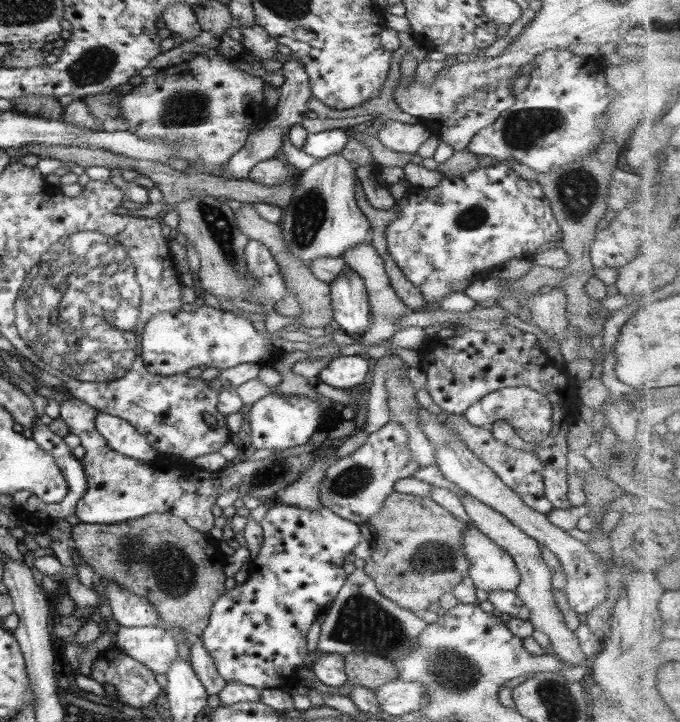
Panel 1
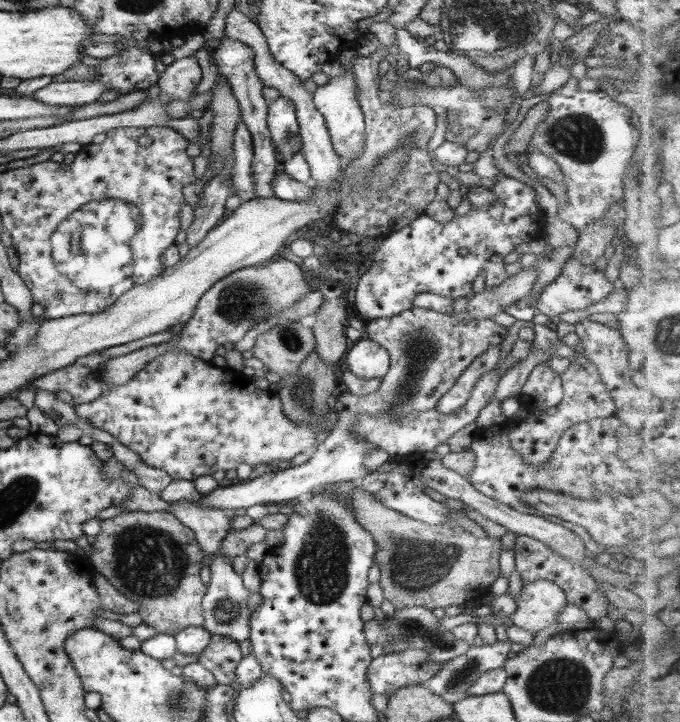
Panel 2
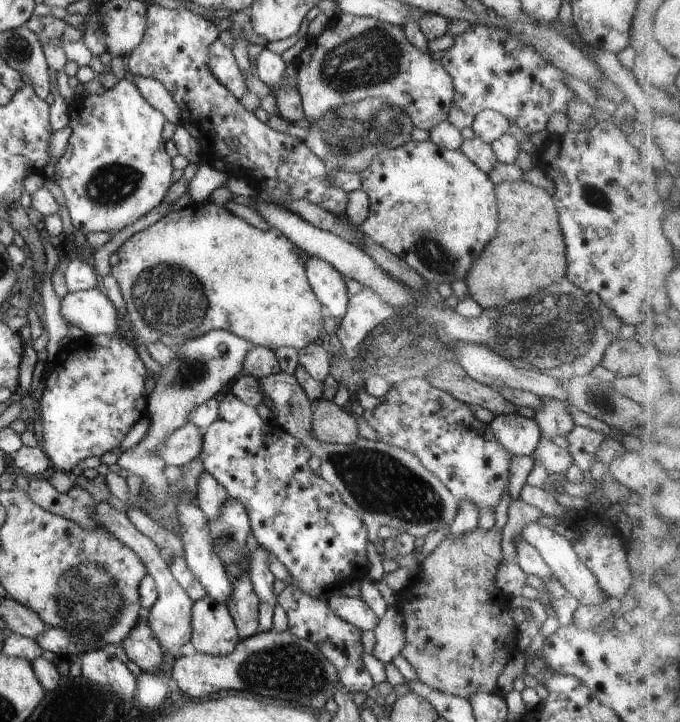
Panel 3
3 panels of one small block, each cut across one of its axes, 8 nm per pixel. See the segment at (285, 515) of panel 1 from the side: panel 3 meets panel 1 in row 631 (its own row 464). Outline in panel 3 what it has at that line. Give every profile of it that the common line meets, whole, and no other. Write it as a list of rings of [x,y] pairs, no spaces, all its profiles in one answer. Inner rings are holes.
[[[226,390],[224,399],[219,402],[218,416],[205,431],[199,454],[205,472],[224,486],[230,497],[244,504],[252,534],[266,551],[287,568],[290,585],[312,598],[320,599],[324,594],[340,588],[346,580],[356,582],[368,578],[370,564],[366,546],[369,532],[359,514],[344,504],[337,490],[310,469],[308,460],[311,456],[304,444],[281,429],[278,423],[264,422],[256,408],[236,398],[232,390]]]

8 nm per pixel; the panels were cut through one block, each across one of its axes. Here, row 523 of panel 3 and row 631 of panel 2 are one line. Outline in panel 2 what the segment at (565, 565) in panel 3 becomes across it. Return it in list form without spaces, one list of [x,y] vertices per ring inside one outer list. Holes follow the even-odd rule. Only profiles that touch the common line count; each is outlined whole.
[[[544,579],[524,583],[515,602],[518,607],[509,616],[510,624],[529,630],[533,636],[551,623],[558,623],[558,613],[568,605],[564,590]]]

